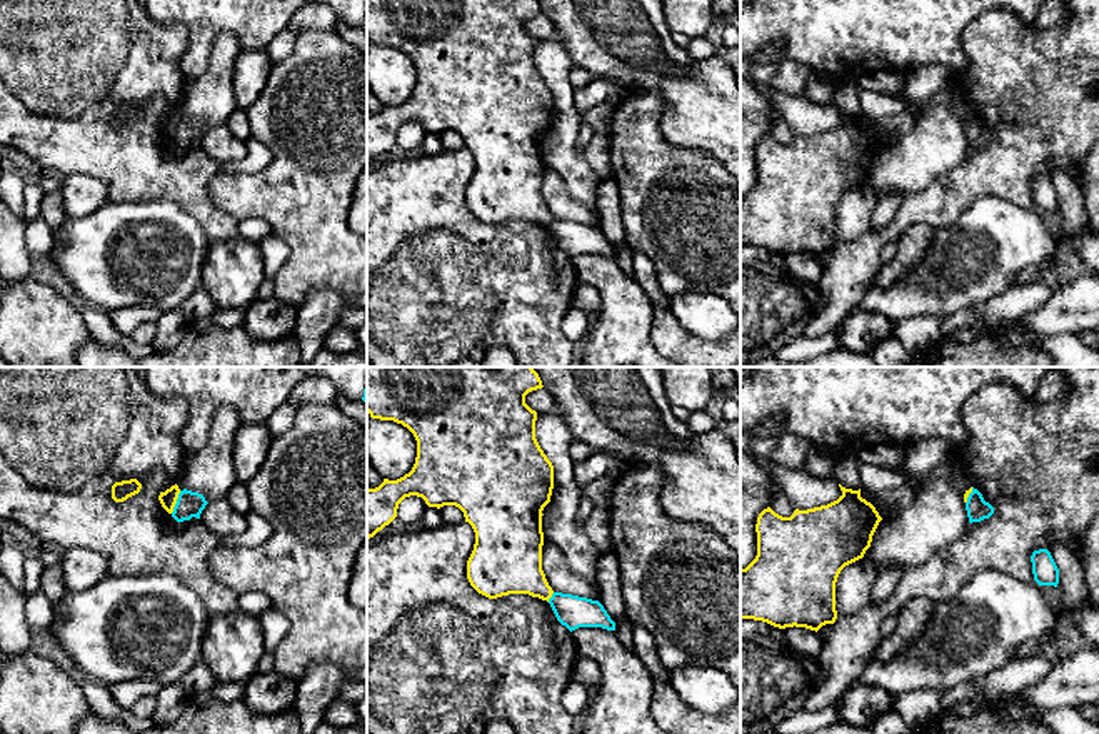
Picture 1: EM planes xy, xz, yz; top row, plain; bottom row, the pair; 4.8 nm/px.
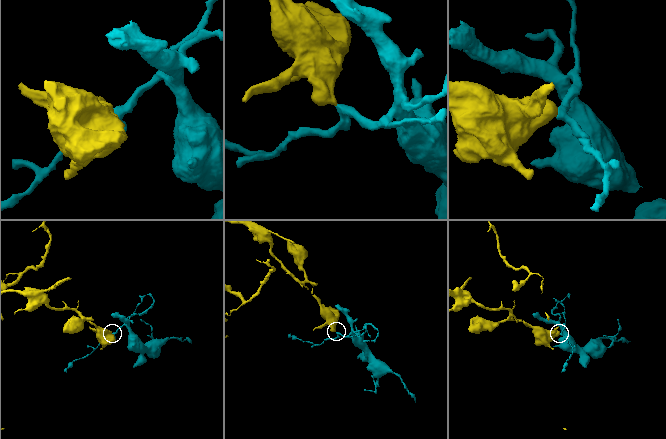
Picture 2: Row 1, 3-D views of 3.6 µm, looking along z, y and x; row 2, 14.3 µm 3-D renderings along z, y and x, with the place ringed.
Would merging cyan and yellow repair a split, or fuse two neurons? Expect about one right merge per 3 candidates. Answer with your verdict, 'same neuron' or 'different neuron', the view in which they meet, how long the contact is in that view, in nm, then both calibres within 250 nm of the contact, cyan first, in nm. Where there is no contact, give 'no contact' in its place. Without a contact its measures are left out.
different neuron | xy | 120 nm | 130/80 nm

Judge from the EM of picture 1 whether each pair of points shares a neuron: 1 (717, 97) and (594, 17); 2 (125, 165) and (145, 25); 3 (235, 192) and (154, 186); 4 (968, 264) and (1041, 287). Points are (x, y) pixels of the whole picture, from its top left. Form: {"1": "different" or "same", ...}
{"1": "same", "2": "same", "3": "different", "4": "different"}

